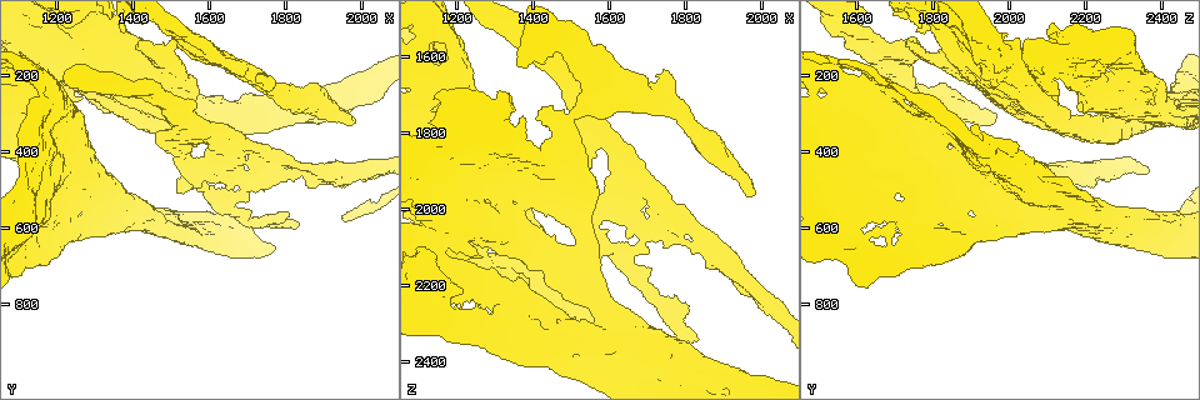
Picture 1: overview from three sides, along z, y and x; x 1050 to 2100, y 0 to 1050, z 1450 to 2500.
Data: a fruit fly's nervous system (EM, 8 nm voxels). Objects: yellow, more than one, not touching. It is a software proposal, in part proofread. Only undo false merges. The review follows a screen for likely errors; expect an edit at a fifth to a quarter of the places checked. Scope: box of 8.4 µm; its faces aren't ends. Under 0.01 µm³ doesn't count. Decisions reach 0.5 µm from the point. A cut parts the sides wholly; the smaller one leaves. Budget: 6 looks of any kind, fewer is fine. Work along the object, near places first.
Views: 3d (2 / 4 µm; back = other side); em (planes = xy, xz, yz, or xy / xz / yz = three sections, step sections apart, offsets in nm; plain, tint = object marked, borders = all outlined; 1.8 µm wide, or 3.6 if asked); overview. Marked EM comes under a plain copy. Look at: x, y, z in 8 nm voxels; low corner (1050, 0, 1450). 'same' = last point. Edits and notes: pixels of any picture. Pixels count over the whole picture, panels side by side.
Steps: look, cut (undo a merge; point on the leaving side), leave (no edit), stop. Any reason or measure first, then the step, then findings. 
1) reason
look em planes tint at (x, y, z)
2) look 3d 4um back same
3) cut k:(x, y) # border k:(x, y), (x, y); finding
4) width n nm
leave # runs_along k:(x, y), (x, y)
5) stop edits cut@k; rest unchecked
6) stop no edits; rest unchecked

closes a loop
look em planes borders at (1800, 295, 2390)

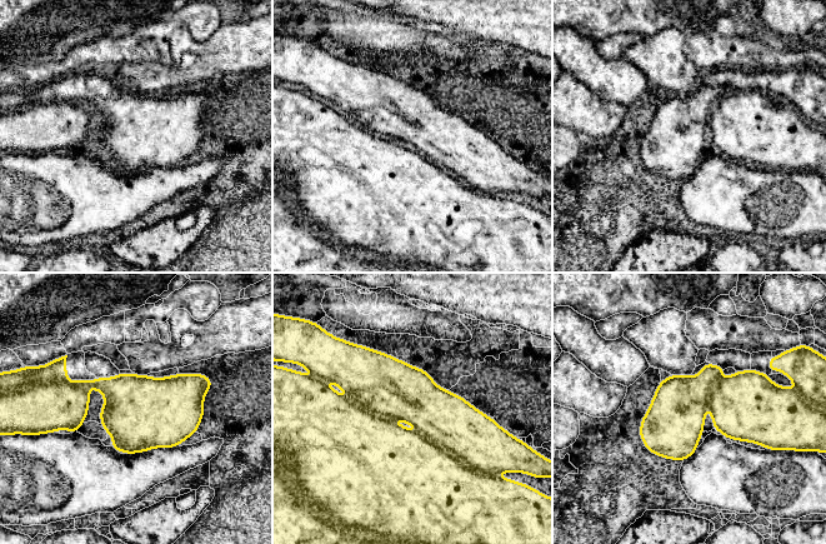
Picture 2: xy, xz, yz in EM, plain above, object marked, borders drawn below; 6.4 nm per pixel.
cut 2:(444, 495) # border 2:(460, 459), (476, 472); a second neuron is stuck on

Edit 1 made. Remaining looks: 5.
redraw
look overview

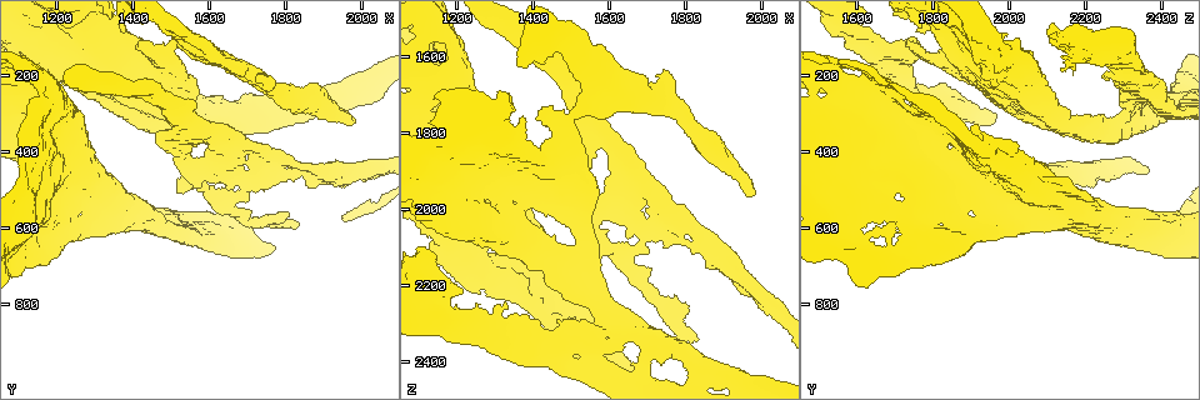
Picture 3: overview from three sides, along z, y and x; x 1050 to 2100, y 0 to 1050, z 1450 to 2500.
closes a loop
look em xy step 4 tint at (1540, 260, 2325)

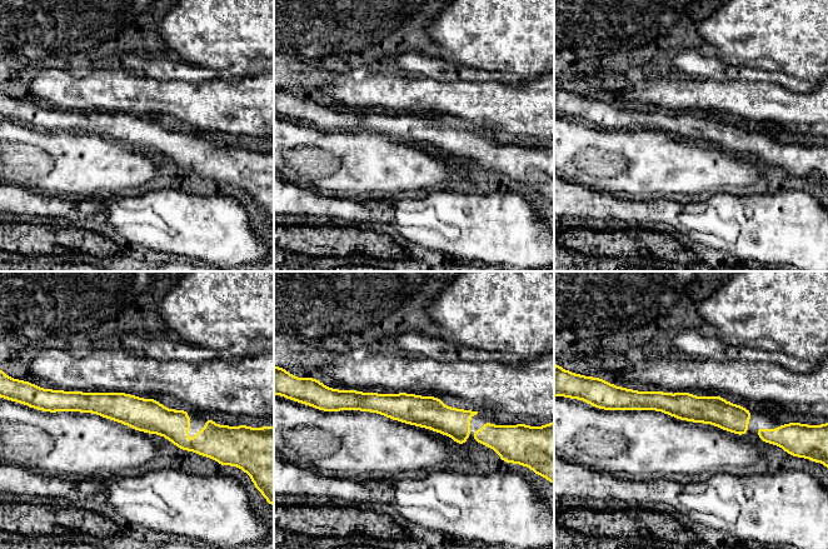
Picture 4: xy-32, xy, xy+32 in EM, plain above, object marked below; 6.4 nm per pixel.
width 180 nm
leave # runs_along 4:(59, 405), (126, 408), (185, 444), (208, 425); all the same neuron

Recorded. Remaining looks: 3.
branch point
look em 3.6um planes borders at (1865, 435, 2085)

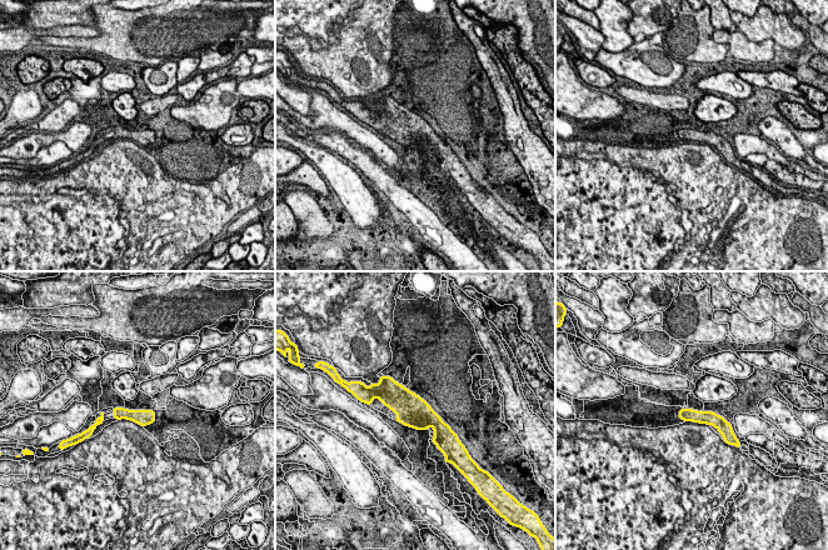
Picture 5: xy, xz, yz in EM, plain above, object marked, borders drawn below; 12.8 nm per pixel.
leave # continuous, no second neuron

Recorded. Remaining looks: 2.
stop edits cut@2; rest unchecked

